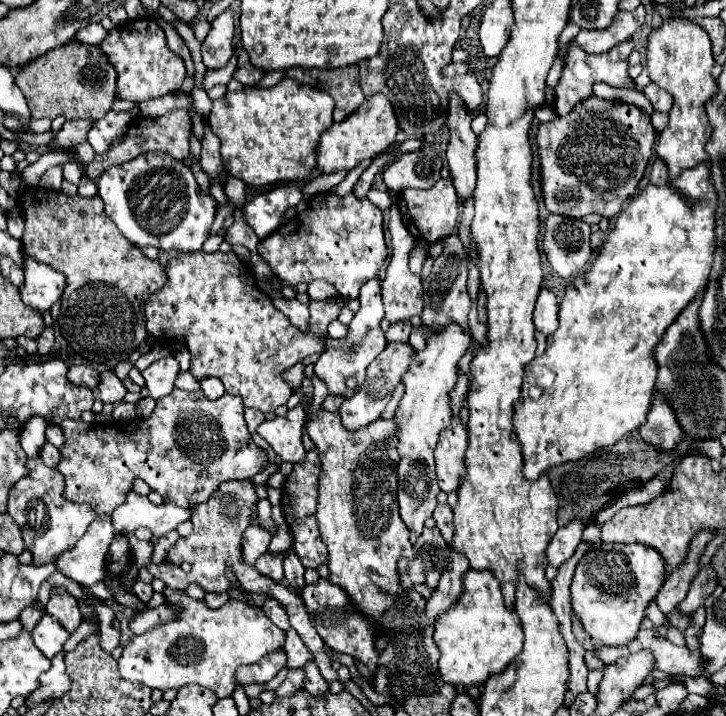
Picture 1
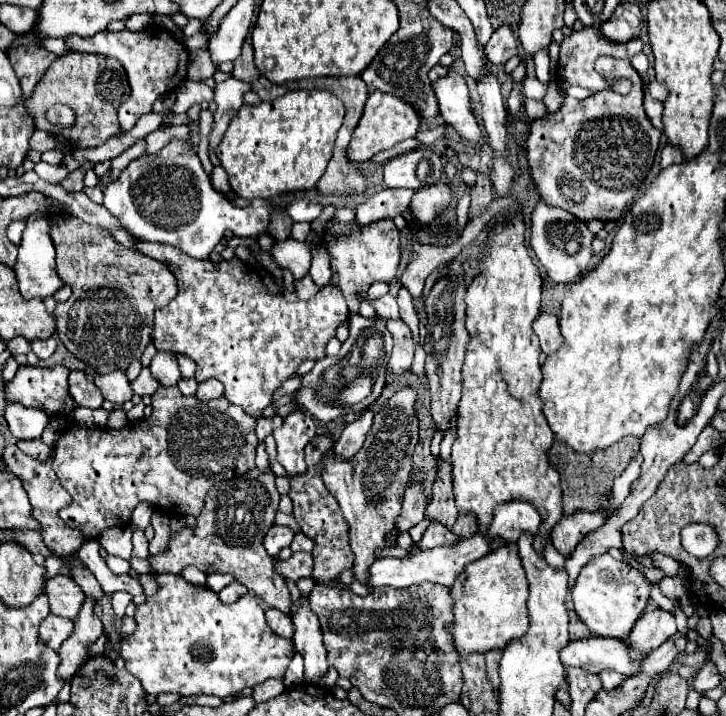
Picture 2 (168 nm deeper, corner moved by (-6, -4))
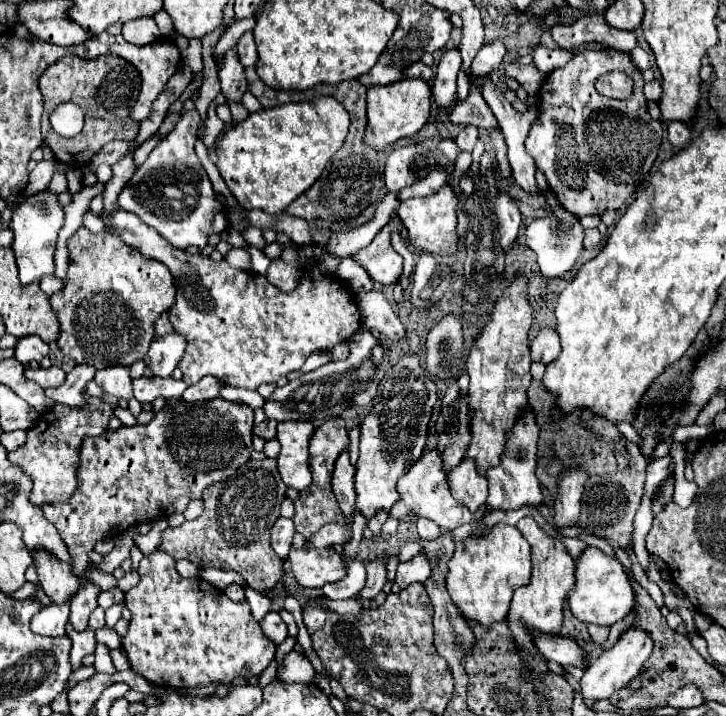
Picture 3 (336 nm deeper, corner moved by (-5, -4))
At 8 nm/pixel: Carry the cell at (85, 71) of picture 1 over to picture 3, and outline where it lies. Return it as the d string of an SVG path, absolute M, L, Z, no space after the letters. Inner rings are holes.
M64 55L60 61L56 61L52 67L48 67L40 77L40 91L44 97L44 115L42 115L42 137L48 147L52 147L54 157L58 163L70 165L70 167L86 167L90 159L100 153L100 149L114 141L134 141L140 129L138 121L128 119L130 107L138 99L140 91L140 75L138 69L124 61L122 57L100 57L100 59L80 59L74 55ZM60 103L76 103L84 111L84 129L78 135L78 139L66 139L52 131L50 123L46 123L48 113L52 113L54 107Z

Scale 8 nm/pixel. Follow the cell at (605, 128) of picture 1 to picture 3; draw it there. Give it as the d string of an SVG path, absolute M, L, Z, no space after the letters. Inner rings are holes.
M600 49L600 51L582 51L574 55L564 67L554 69L542 81L538 91L538 109L540 115L532 123L530 133L526 137L526 151L536 161L536 167L544 171L550 189L556 193L560 205L572 215L600 215L608 209L622 209L624 203L634 195L636 187L648 175L658 149L660 139L664 135L662 121L656 121L648 113L648 105L642 93L644 79L640 69L632 63L630 53L616 49ZM608 71L624 71L634 79L634 93L630 99L606 99L598 95L594 83L598 75Z

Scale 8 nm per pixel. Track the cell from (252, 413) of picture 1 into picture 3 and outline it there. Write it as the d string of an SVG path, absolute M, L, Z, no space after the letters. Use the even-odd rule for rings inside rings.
M266 419L266 421L262 421L260 425L254 427L254 435L262 437L262 439L266 439L266 441L268 441L268 439L274 439L274 437L276 437L276 425L278 425L278 423Z

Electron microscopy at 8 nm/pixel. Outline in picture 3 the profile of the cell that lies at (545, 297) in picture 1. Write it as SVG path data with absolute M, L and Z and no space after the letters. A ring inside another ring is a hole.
M540 329L536 339L532 341L530 345L530 355L532 355L532 361L538 361L538 363L552 363L558 355L560 355L560 339L558 339L558 333L554 329Z

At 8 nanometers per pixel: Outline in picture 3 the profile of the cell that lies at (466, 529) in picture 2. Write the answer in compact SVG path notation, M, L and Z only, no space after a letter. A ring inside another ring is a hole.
M464 457L458 467L452 469L448 475L450 487L454 491L454 497L460 499L472 513L478 511L480 505L488 499L488 481L484 475L476 473L476 461Z

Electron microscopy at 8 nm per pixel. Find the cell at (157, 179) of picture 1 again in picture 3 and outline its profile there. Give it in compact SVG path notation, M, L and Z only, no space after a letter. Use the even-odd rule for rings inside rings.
M184 111L176 127L152 149L146 163L134 171L132 181L118 197L120 209L134 211L146 225L154 227L166 241L170 241L178 249L186 249L188 245L202 249L208 243L210 233L222 233L226 229L226 213L214 197L212 183L194 153L200 123L202 119L198 111Z

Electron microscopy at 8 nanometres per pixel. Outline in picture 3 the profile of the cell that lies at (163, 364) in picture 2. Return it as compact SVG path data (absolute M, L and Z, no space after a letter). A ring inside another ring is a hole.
M176 331L152 341L148 351L148 367L156 377L170 377L186 349L186 337Z

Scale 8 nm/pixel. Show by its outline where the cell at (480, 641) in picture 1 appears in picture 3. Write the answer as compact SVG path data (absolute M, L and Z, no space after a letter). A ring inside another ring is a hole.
M496 523L486 539L470 539L456 543L456 551L448 561L446 587L460 613L466 619L474 619L488 627L496 621L504 621L510 609L514 589L530 581L530 545L514 525Z

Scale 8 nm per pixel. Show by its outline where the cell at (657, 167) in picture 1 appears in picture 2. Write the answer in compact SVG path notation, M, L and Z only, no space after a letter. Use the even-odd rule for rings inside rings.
M665 145L663 151L661 151L661 169L667 169L675 163L681 163L683 161L683 153L677 149L677 147L671 147L671 145Z

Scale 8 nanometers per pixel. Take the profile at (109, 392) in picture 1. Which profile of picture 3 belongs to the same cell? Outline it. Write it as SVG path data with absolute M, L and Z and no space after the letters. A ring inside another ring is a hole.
M106 367L106 371L98 371L94 379L104 393L118 399L132 399L130 367Z

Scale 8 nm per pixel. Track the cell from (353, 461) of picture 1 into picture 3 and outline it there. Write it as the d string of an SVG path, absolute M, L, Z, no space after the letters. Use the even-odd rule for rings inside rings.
M406 353L384 375L376 405L366 417L372 419L368 421L366 431L376 431L376 459L366 457L366 467L356 467L356 511L366 519L372 519L378 509L392 509L392 505L400 499L396 481L410 469L410 463L424 453L428 423L436 399L436 383L430 375L426 375L424 365L414 353Z

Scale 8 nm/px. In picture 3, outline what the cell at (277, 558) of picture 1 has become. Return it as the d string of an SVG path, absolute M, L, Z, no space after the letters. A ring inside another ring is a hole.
M292 549L288 555L296 581L302 587L322 587L346 577L344 559L332 549Z

